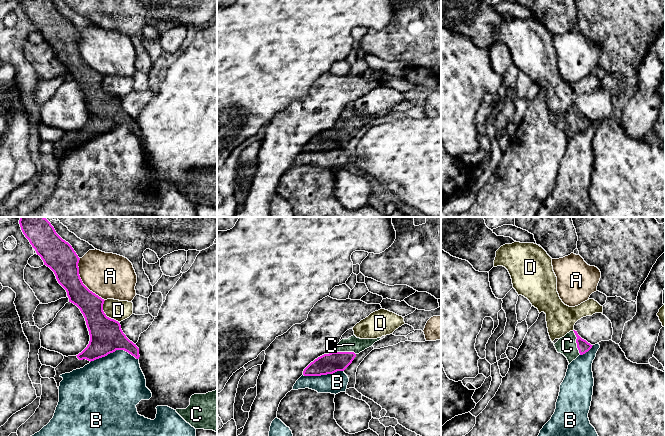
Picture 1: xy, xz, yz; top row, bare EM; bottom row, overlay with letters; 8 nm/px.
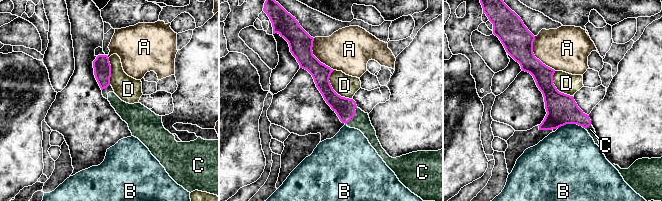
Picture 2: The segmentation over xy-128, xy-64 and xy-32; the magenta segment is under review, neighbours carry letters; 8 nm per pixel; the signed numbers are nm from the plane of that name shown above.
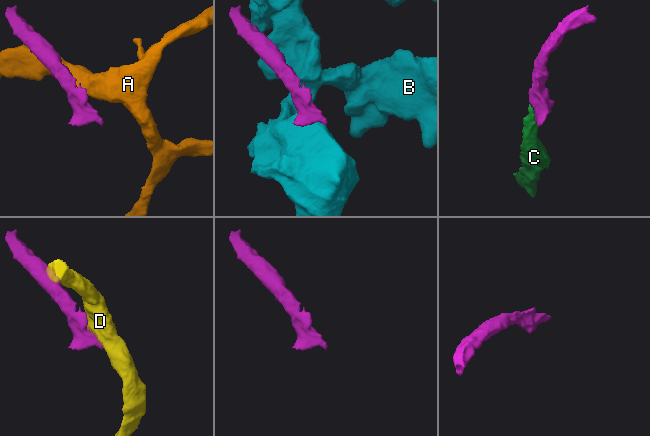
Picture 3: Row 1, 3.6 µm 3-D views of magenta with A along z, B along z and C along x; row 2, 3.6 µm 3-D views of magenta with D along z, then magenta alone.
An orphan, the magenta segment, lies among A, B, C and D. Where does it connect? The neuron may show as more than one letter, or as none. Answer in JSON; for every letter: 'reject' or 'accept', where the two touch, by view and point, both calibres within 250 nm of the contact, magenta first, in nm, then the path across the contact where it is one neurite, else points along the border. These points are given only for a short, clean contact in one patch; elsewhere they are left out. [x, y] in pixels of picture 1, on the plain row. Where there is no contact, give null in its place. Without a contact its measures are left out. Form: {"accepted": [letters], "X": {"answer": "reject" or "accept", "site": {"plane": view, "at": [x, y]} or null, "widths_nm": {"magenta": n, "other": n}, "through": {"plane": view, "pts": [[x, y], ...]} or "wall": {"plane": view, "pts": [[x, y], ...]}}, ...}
{"accepted": ["C"], "A": {"answer": "reject", "site": {"plane": "xy", "at": [81, 57]}, "widths_nm": {"magenta": 240, "other": 360}}, "B": {"answer": "reject", "site": {"plane": "xy", "at": [114, 127]}, "widths_nm": {"magenta": 280, "other": 460}}, "C": {"answer": "accept", "site": {"plane": "yz", "at": [576, 118]}, "widths_nm": {"magenta": 100, "other": 150}, "through": {"plane": "yz", "pts": [[583, 122], [576, 118], [567, 121]]}}, "D": {"answer": "reject", "site": {"plane": "xy", "at": [105, 90]}, "widths_nm": {"magenta": 280, "other": 160}}}

